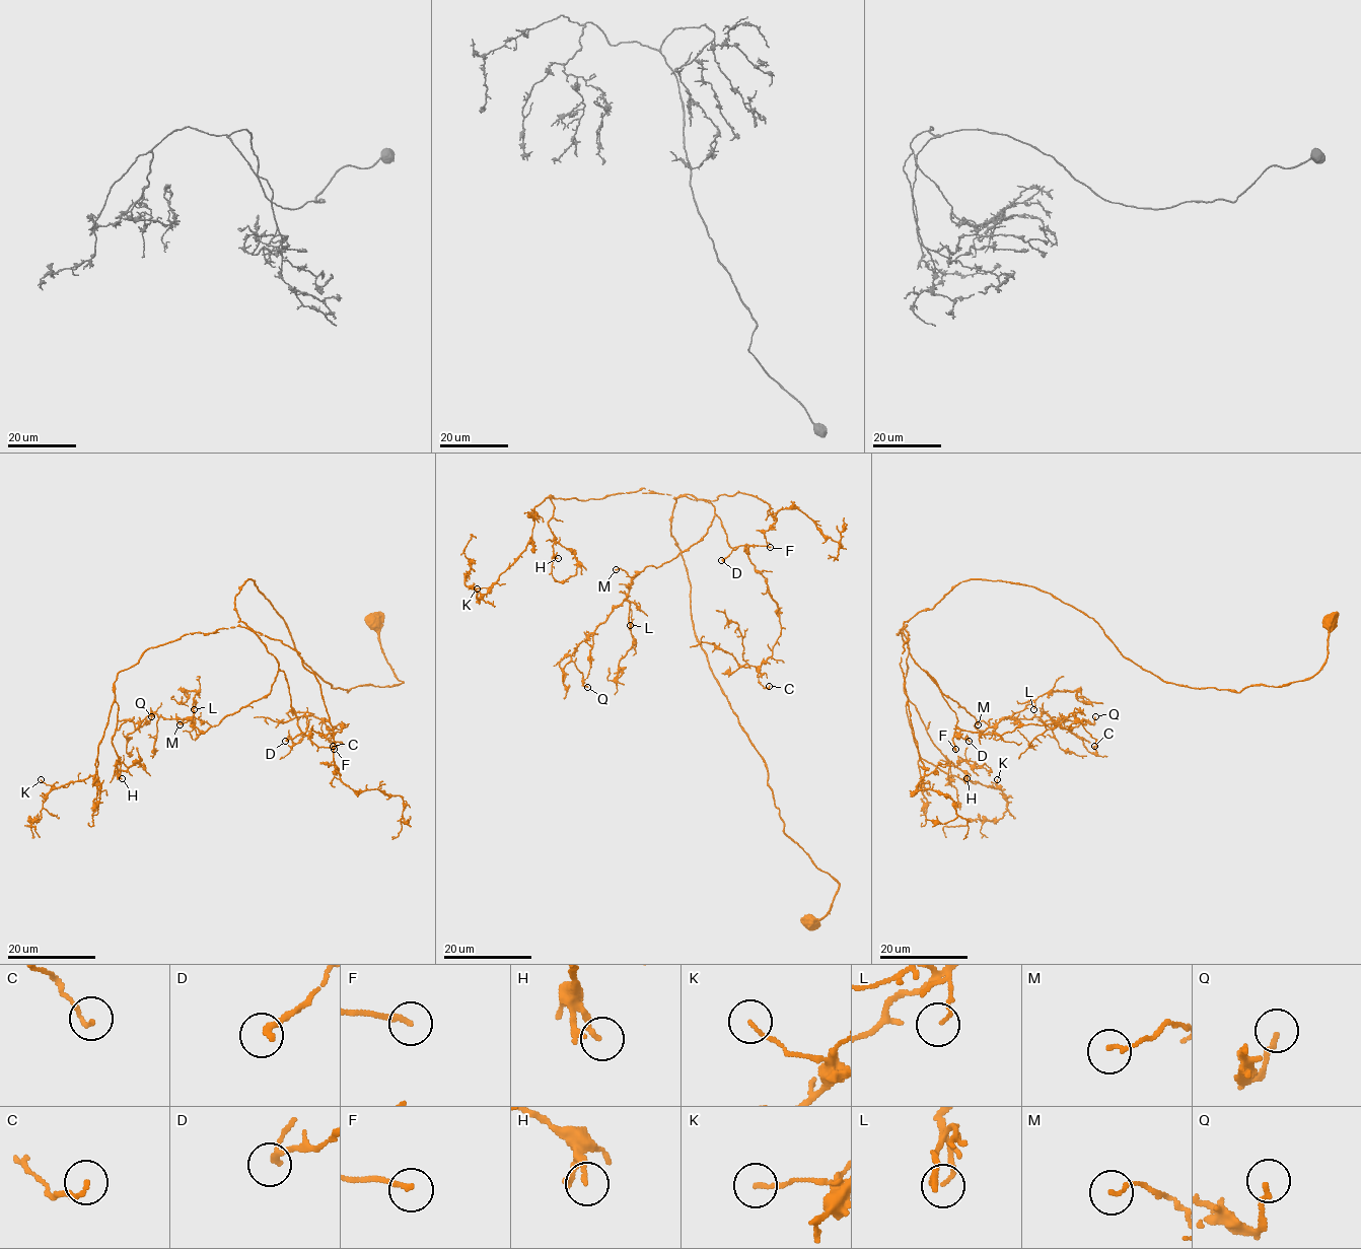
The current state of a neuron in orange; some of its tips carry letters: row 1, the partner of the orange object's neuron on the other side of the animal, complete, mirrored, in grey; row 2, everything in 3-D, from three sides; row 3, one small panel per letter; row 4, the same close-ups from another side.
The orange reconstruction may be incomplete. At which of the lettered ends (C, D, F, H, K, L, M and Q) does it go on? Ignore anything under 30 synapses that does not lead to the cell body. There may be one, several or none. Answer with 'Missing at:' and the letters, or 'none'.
Missing at: F

